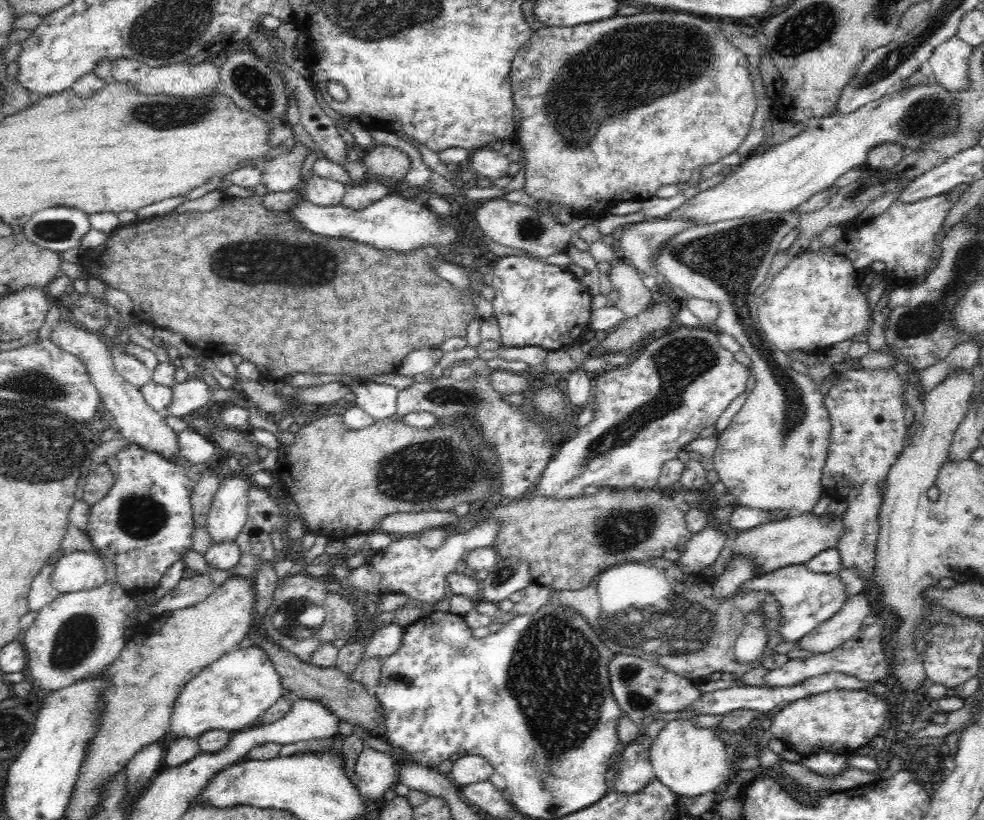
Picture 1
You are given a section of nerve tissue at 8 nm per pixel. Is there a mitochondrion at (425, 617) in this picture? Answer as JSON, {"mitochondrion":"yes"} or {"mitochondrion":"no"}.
{"mitochondrion":"no"}

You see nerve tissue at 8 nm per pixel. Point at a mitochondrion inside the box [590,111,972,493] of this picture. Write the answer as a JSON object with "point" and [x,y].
{"point":[731,258]}

